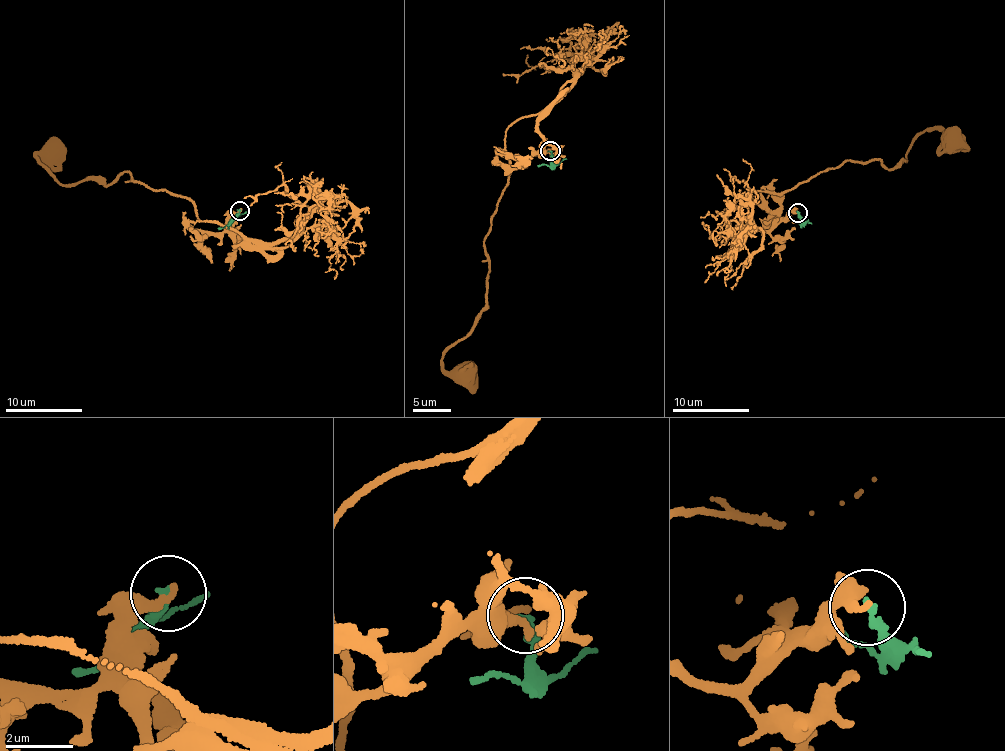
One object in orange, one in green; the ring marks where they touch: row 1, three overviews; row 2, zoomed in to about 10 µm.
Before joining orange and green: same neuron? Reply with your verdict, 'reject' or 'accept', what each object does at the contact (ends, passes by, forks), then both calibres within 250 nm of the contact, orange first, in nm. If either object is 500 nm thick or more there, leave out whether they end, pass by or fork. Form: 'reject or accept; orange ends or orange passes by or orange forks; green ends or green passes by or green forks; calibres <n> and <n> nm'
reject; orange ends; green ends; calibres 260 and 240 nm

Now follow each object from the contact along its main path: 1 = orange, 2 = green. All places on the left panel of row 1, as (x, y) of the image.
1: (240, 211), (202, 233), (187, 197), (126, 171), (104, 187), (62, 184), (35, 157), (48, 149)
2: (240, 210), (228, 225), (217, 227)

